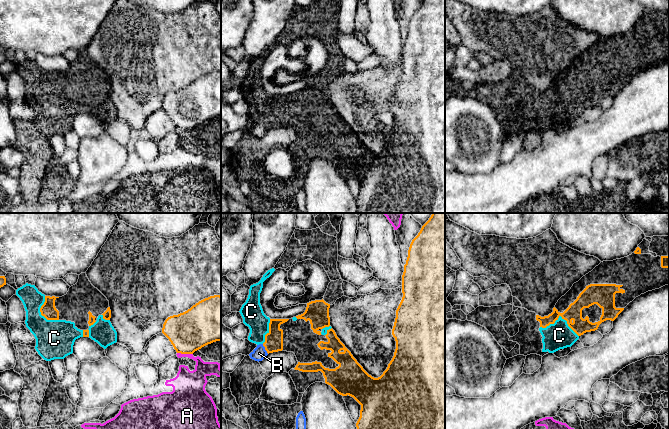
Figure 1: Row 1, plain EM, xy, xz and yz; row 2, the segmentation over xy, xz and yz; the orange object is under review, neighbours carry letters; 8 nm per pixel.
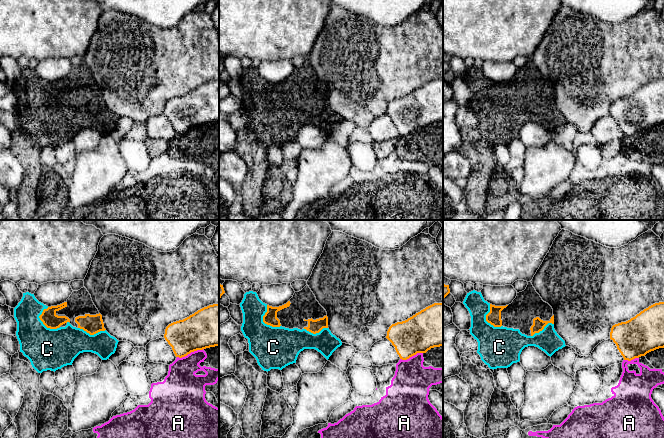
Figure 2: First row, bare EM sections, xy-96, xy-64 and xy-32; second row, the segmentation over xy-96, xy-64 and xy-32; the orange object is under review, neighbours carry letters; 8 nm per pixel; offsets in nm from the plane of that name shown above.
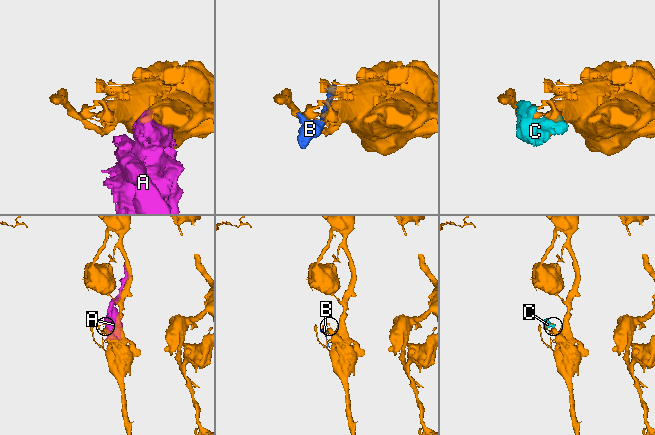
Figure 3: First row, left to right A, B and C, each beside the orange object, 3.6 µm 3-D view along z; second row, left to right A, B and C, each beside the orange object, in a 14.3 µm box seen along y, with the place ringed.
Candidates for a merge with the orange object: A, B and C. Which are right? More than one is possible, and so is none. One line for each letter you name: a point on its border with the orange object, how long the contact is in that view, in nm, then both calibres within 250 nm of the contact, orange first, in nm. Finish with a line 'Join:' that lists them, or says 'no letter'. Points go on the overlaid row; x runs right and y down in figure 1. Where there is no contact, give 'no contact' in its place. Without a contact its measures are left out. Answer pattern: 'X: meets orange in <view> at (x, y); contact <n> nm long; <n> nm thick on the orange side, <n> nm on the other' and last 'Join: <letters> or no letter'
C: meets orange in yz at (561, 316); contact 320 nm long; 140 nm thick on the orange side, 220 nm on the other
Join: C

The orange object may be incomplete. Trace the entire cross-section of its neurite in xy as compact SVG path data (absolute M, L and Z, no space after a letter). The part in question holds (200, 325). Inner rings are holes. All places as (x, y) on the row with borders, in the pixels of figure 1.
M210 296L185 312L168 317L162 333L181 354L193 354L208 344L221 341L221 296Z

